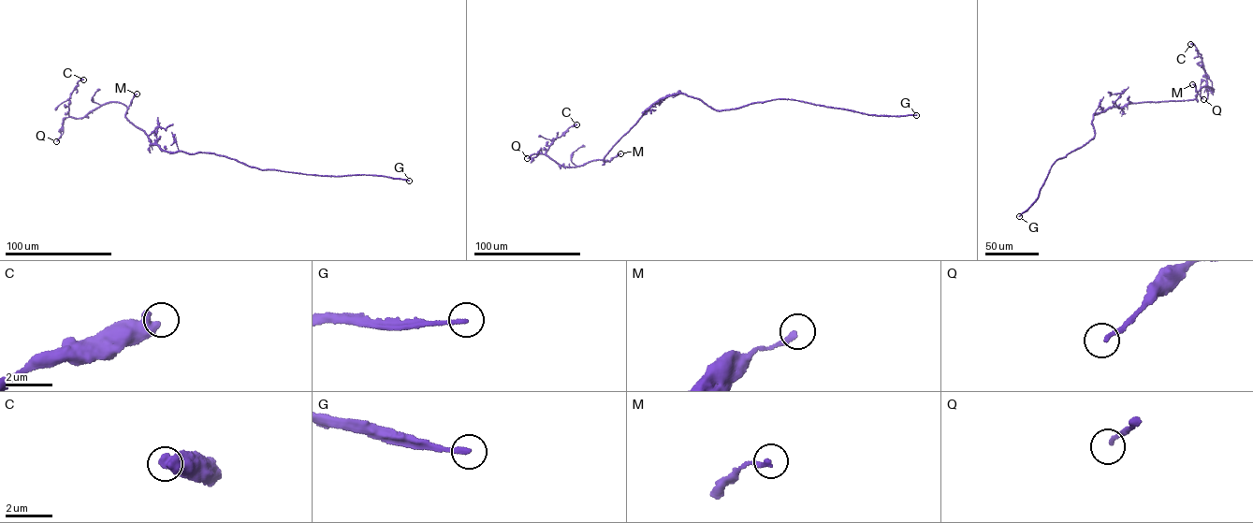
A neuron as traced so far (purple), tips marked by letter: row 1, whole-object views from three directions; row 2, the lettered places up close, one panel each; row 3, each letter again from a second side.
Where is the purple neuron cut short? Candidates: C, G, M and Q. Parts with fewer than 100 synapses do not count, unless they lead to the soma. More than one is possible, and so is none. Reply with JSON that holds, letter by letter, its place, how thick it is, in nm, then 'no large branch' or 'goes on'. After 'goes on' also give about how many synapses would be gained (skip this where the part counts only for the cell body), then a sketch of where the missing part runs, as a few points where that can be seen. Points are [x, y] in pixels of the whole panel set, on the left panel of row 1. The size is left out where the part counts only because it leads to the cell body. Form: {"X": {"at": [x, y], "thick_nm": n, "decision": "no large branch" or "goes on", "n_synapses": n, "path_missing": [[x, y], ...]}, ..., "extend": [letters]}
{"C": {"at": [83, 79], "thick_nm": 550, "decision": "no large branch"}, "G": {"at": [409, 181], "thick_nm": 180, "decision": "goes on", "n_synapses": 800}, "M": {"at": [137, 94], "thick_nm": 220, "decision": "no large branch"}, "Q": {"at": [56, 141], "thick_nm": 160, "decision": "no large branch"}, "extend": ["G"]}

